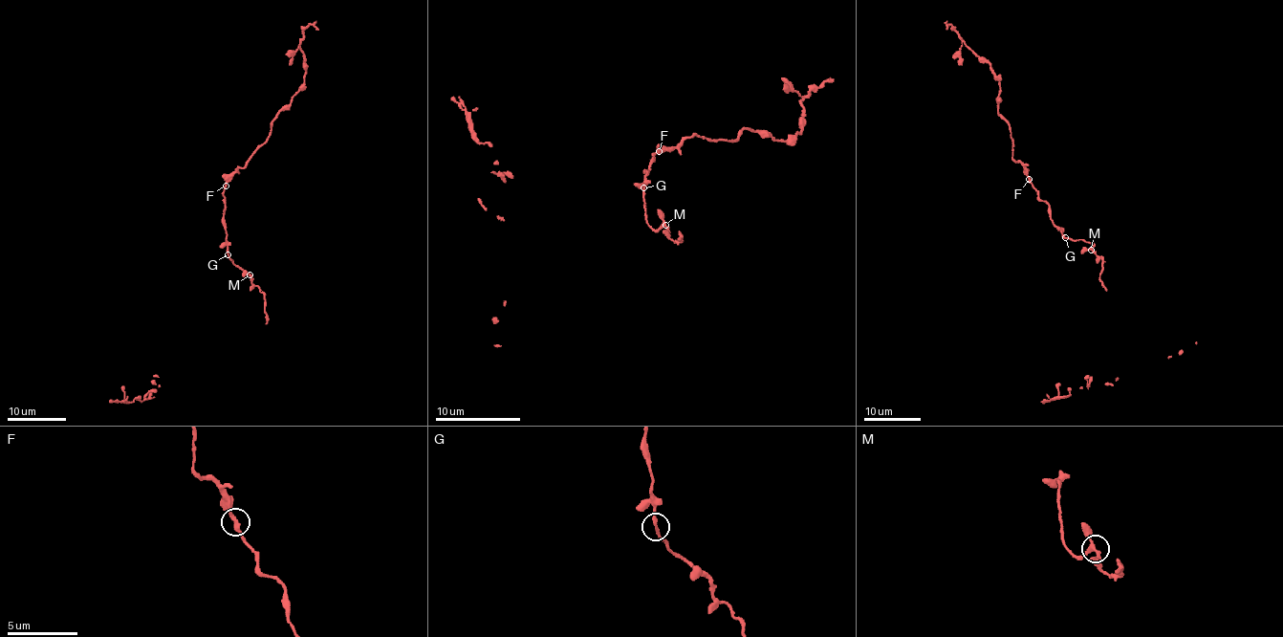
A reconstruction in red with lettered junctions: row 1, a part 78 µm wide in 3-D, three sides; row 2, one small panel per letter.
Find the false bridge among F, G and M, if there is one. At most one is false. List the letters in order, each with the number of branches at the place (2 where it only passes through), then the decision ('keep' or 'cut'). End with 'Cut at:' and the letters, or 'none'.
F: 2 branches meet; cut
G: 2 branches meet; keep
M: 3 branches meet; keep
Cut at: F

